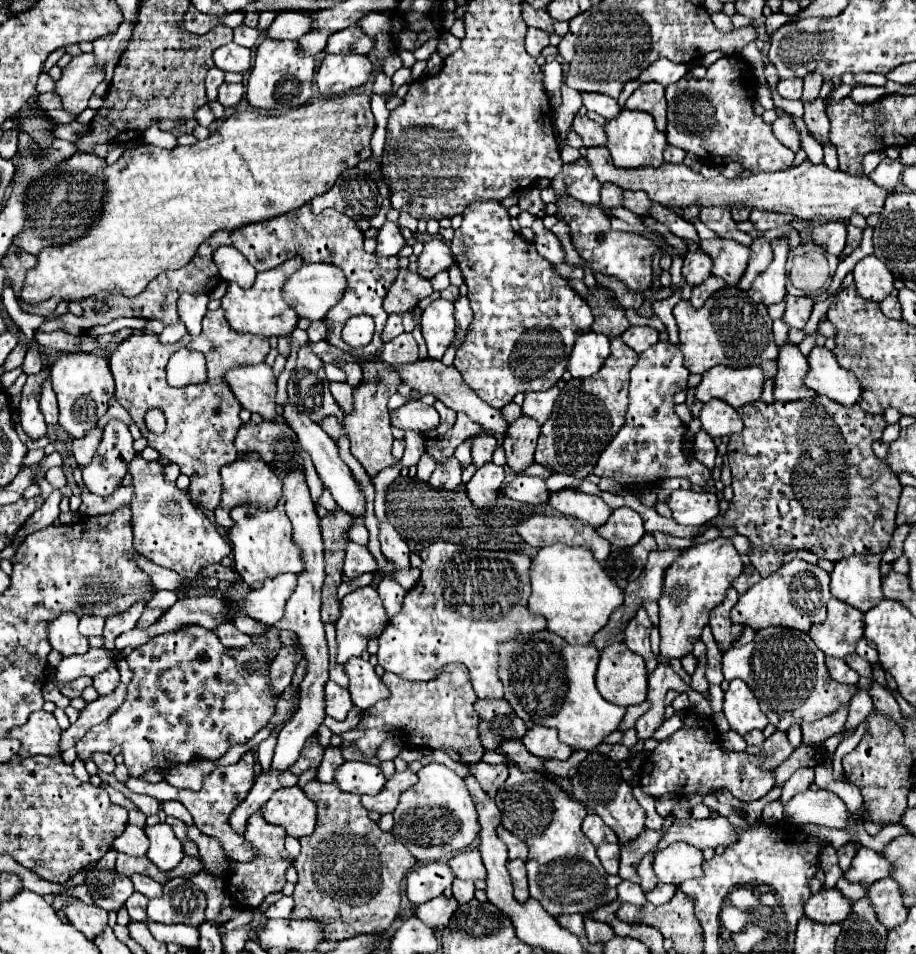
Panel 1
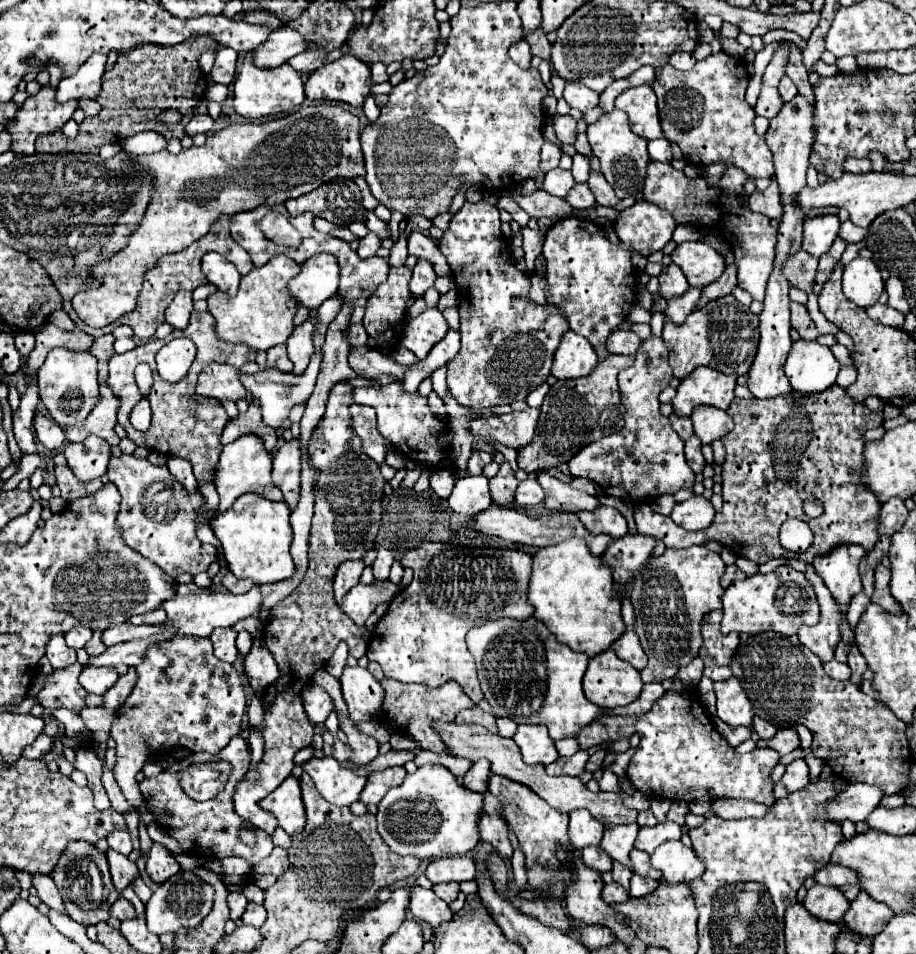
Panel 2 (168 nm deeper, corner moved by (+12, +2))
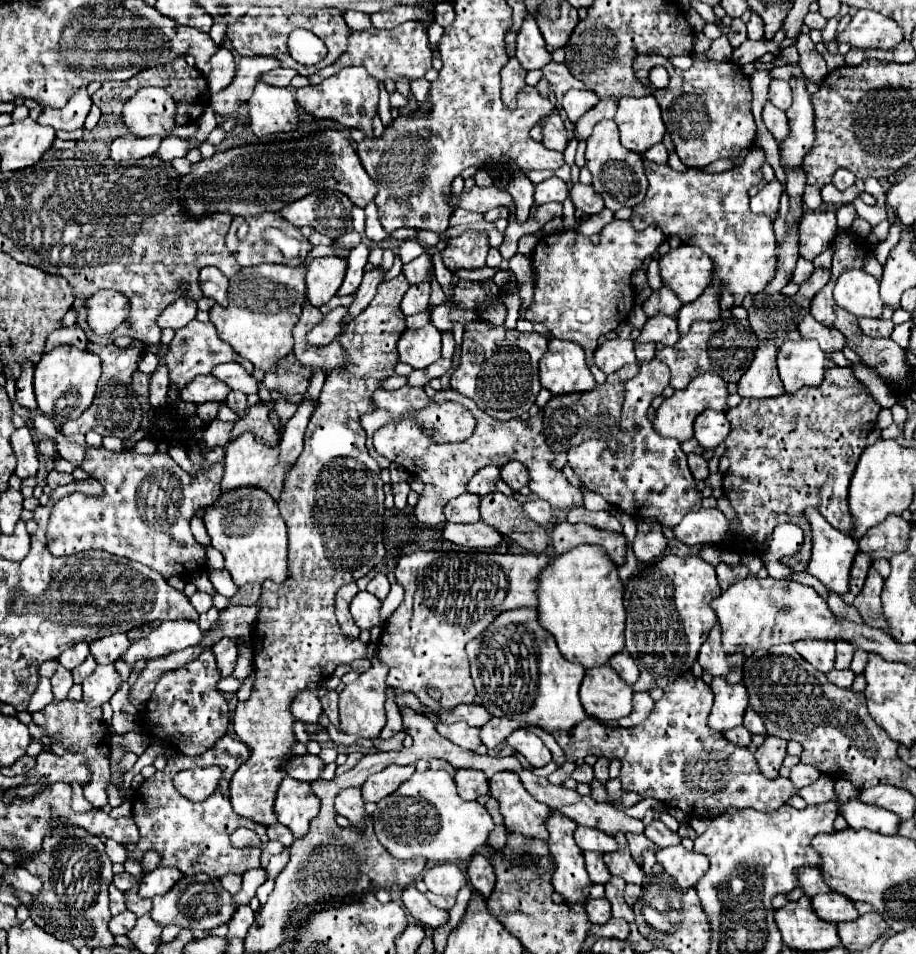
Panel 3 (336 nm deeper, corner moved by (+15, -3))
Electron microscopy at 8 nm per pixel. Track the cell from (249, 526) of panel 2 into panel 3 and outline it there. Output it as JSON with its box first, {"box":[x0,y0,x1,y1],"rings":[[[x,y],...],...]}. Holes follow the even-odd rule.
{"box":[203,487,287,587],"rings":[[[255,487],[223,493],[217,503],[203,513],[203,523],[211,545],[223,553],[225,569],[231,573],[237,587],[263,583],[265,579],[275,583],[287,581],[287,527],[271,495]]]}

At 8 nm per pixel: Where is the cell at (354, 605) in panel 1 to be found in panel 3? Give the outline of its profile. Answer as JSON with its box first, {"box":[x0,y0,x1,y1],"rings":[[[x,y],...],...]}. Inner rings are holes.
{"box":[351,591,381,629],"rings":[[[359,591],[351,601],[351,615],[359,629],[371,629],[381,623],[379,619],[381,599],[371,595],[369,591]]]}

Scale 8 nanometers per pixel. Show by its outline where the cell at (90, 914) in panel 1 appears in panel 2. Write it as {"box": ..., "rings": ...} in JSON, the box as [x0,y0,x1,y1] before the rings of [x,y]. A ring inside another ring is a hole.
{"box":[32,874,64,912],"rings":[[[34,874],[32,876],[32,886],[38,890],[38,896],[44,904],[48,904],[50,908],[58,910],[58,912],[64,912],[64,902],[52,882],[50,876],[44,876],[44,874]]]}

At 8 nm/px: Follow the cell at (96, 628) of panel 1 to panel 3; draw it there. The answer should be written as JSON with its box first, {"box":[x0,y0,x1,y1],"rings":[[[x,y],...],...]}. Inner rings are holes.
{"box":[59,643,89,671],"rings":[[[75,643],[75,645],[67,647],[67,649],[59,655],[59,663],[61,663],[65,669],[73,671],[77,665],[81,665],[81,663],[85,661],[87,655],[89,655],[89,645],[87,645],[87,643]]]}

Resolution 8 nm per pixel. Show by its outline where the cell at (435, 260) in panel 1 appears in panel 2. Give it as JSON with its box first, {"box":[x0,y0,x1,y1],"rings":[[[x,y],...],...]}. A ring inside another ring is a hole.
{"box":[408,260,436,302],"rings":[[[420,260],[412,270],[412,280],[408,286],[410,294],[412,294],[410,302],[414,302],[416,298],[422,298],[424,292],[434,286],[434,280],[436,280],[436,274],[434,274],[432,264],[428,260]]]}

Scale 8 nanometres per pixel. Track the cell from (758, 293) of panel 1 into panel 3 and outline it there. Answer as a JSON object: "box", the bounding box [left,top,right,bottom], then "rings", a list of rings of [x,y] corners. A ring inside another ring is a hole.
{"box":[633,145,775,305],"rings":[[[757,145],[737,169],[723,173],[701,173],[695,169],[675,171],[669,165],[655,165],[645,161],[645,175],[649,179],[645,199],[633,207],[633,227],[645,229],[657,223],[665,235],[677,235],[683,243],[703,249],[715,265],[713,281],[717,289],[727,283],[735,295],[735,305],[741,305],[745,295],[757,295],[765,289],[775,271],[775,233],[769,217],[753,215],[749,209],[749,189],[763,181],[761,165],[765,151]]]}

